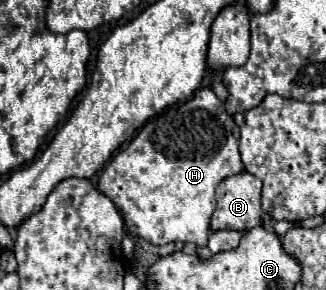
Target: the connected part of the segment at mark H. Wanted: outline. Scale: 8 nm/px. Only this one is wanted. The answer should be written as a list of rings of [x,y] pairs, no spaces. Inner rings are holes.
[[[201,88],[191,100],[171,106],[149,120],[131,140],[131,144],[121,150],[103,170],[97,190],[111,198],[117,210],[121,210],[125,228],[131,236],[143,238],[155,246],[169,242],[191,242],[195,246],[205,246],[209,238],[209,218],[215,210],[215,188],[221,180],[239,172],[243,172],[239,156],[239,128],[225,112],[223,102],[213,94],[213,90]]]

